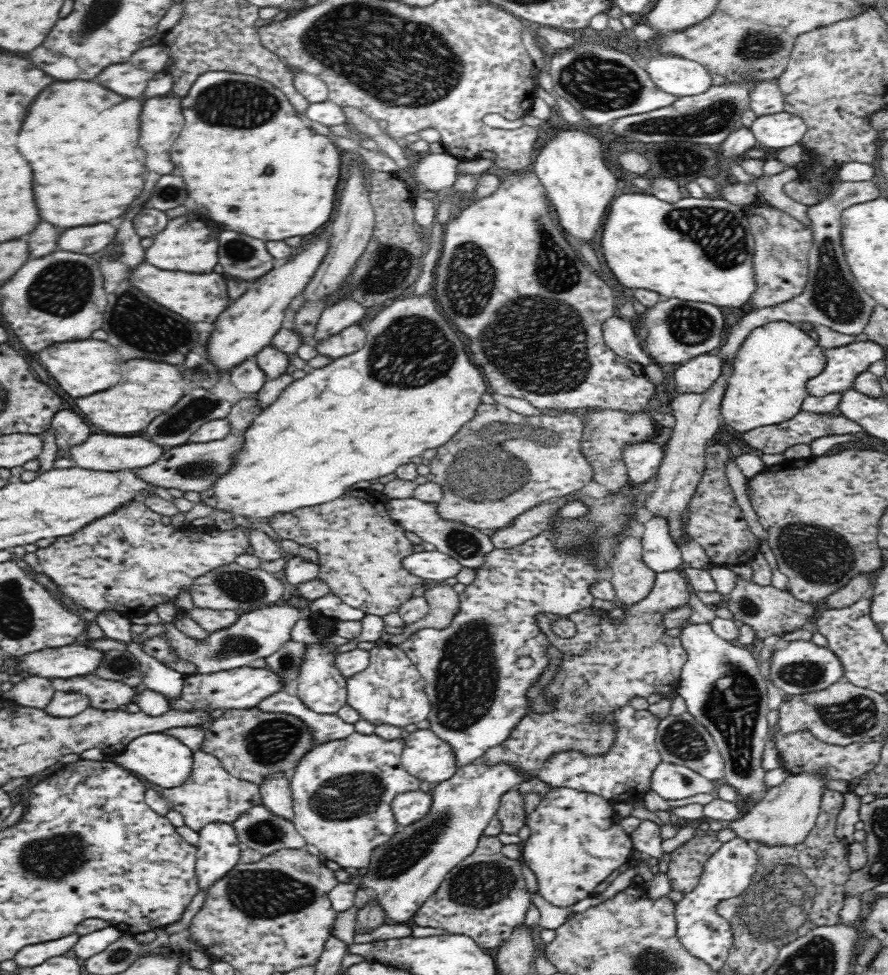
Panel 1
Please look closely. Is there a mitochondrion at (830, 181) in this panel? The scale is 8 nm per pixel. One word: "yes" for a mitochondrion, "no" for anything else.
no

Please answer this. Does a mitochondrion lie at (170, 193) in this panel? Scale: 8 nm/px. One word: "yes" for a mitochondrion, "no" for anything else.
yes

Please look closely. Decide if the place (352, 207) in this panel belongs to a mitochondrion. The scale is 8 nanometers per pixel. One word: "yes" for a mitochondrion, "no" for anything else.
no

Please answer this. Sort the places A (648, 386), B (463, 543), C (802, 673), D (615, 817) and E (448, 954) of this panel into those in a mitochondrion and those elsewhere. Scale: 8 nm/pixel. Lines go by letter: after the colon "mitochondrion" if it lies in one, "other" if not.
A: other
B: mitochondrion
C: mitochondrion
D: other
E: other

